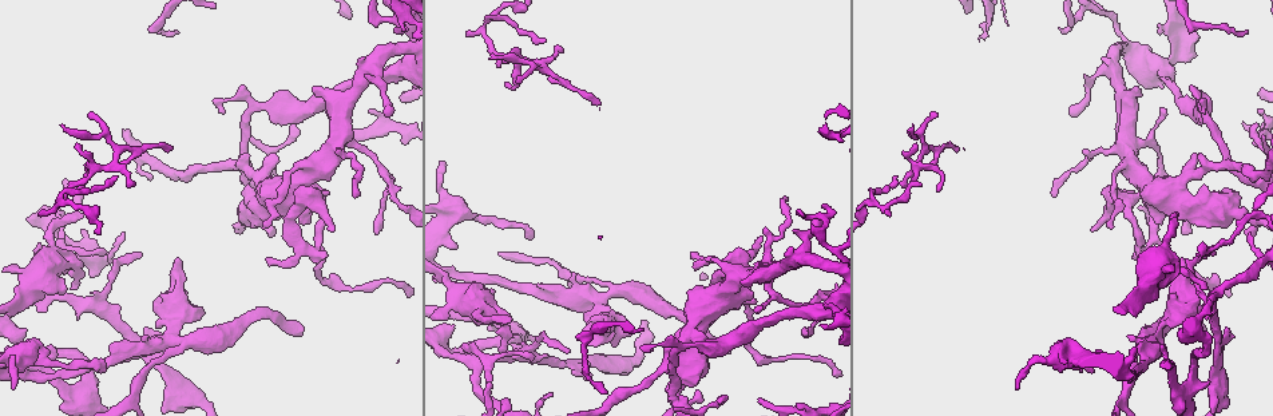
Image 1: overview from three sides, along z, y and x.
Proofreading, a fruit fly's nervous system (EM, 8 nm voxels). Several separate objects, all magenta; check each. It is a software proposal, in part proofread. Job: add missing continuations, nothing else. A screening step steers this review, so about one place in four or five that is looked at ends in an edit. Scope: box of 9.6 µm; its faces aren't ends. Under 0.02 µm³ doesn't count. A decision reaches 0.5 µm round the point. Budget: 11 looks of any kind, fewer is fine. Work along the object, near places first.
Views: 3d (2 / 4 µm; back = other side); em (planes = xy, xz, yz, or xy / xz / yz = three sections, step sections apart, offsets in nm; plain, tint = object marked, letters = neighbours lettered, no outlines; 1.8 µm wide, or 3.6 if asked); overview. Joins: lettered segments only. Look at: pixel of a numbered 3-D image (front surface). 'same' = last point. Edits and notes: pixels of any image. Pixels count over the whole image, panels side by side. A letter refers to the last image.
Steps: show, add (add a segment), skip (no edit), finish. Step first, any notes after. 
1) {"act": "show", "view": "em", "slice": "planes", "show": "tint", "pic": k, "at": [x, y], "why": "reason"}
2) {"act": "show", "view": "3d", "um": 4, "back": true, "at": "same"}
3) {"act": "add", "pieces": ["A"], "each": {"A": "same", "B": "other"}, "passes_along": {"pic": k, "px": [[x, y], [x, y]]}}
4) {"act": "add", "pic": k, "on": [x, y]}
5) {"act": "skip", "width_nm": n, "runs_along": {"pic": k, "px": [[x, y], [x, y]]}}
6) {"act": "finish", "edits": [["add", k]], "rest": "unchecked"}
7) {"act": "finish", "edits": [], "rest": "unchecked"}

{"act": "show", "view": "3d", "um": 4, "pic": 1, "at": [58, 293], "why": "branch stops here"}

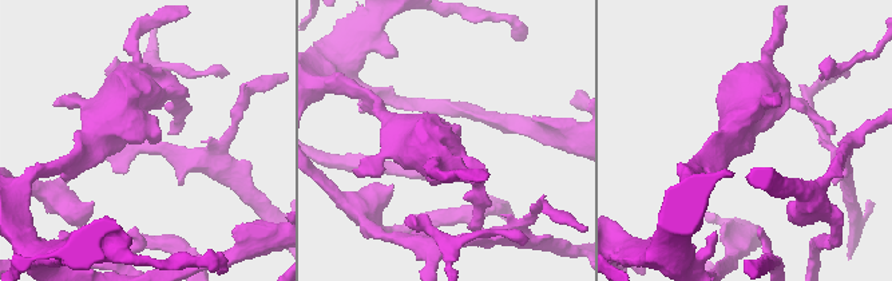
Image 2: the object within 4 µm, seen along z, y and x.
{"act": "show", "view": "em", "slice": "planes", "show": "letters", "pic": 2, "at": [152, 142], "why": "need the tissue"}

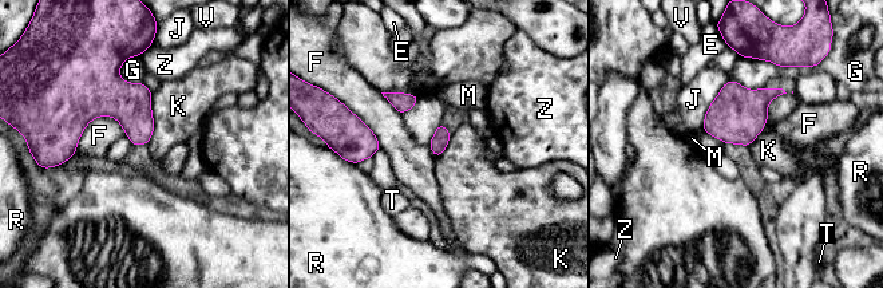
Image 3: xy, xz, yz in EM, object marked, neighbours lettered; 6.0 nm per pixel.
{"act": "skip", "longest_contact_nm": ["K", 400], "each": {"E": "other", "F": "other", "G": "other", "J": "other", "K": "other", "M": "other", "R": "other", "T": "other", "V": "other", "Z": "other"}, "found": "none of them fits"}

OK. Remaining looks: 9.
{"act": "show", "view": "em", "slice": "yz", "step": 4, "show": "tint", "pic": 1, "at": [456, 249], "why": "an open end"}

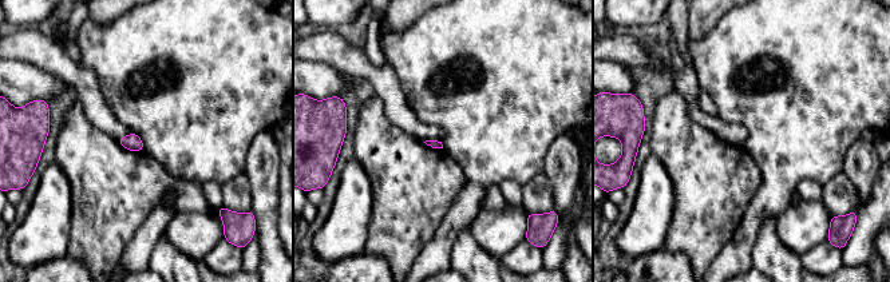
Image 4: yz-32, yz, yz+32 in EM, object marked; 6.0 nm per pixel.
{"act": "show", "view": "em", "slice": "planes", "show": "letters", "at": "same", "why": "another direction"}

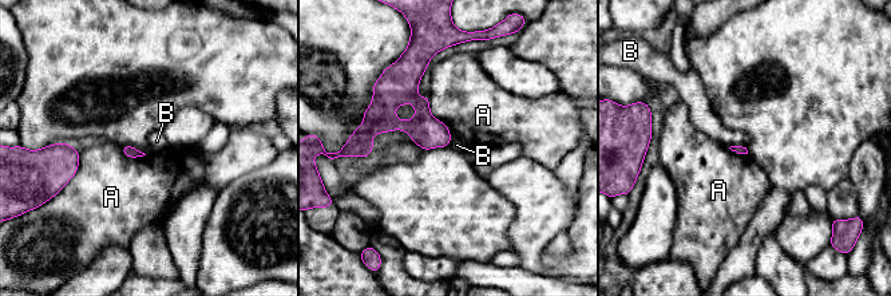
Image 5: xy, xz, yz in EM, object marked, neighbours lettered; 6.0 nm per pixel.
{"act": "skip", "each": {"A": "other", "B": "other"}, "border": {"pic": 5, "px": [[745, 146], [736, 145], [729, 148]]}, "found": "none of them fits"}

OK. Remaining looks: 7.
{"act": "show", "view": "3d", "um": 4, "pic": 1, "at": [916, 174], "why": "closes a loop"}

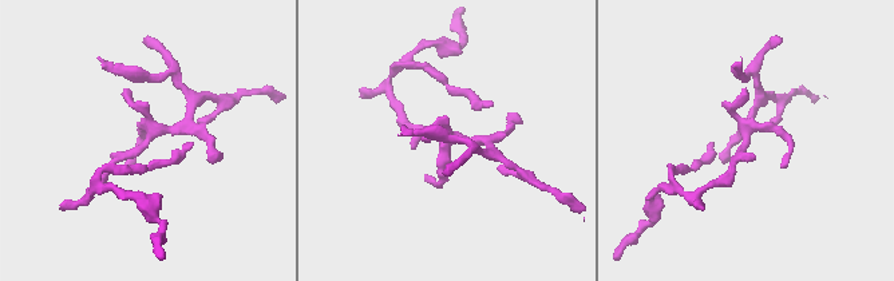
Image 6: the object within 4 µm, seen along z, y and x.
{"act": "show", "view": "em", "slice": "xz", "step": 16, "show": "tint", "pic": 6, "at": [145, 141]}

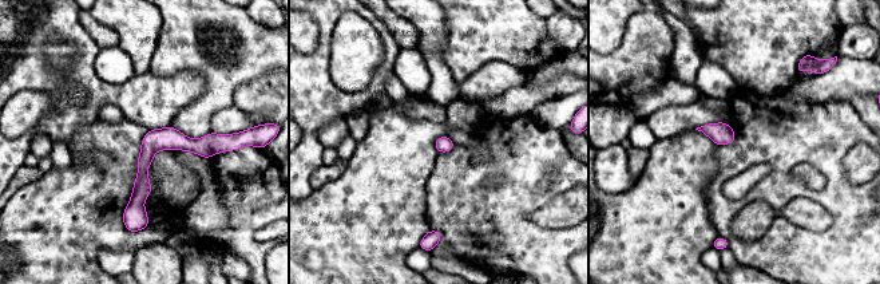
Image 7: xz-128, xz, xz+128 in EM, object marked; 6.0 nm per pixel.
{"act": "show", "view": "em", "slice": "planes", "show": "letters", "at": "same"}

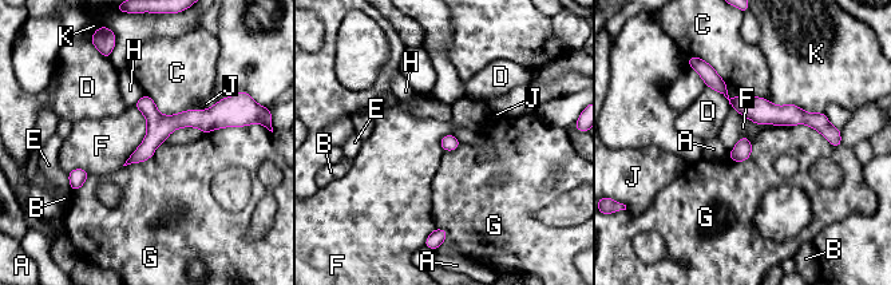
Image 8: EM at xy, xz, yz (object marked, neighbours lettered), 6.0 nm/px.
{"act": "skip", "width_nm": 100, "each": {"A": "other", "B": "other", "C": "other", "D": "other", "E": "other", "F": "other", "G": "other", "H": "other", "J": "other", "K": "other"}, "runs_along": {"pic": 8, "px": [[222, 123], [171, 122], [131, 159]]}, "found": "no lettered segment goes on from it"}

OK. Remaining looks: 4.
{"act": "show", "view": "em", "slice": "planes", "show": "letters", "pic": 1, "at": [729, 353], "why": "long arm stops here"}

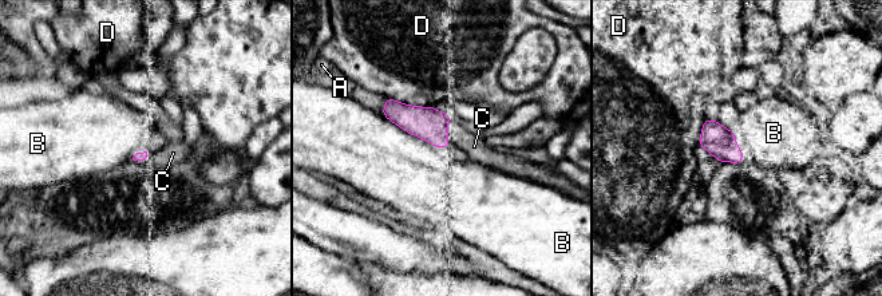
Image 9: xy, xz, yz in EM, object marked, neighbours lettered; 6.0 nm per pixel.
{"act": "add", "pieces": ["C"], "each": {"A": "other", "B": "other", "C": "same", "D": "other"}, "found": "the cell continues"}

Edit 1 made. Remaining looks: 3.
{"act": "show", "view": "overview"}

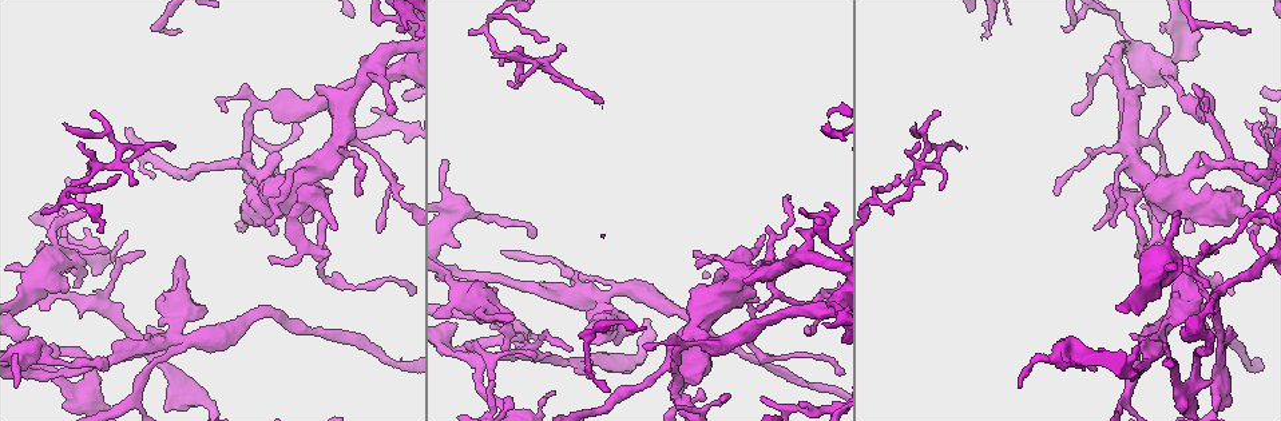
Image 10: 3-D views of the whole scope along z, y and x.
{"act": "show", "view": "em", "slice": "xy", "step": 8, "show": "letters", "pic": 10, "at": [1186, 257], "why": "branch stops here"}

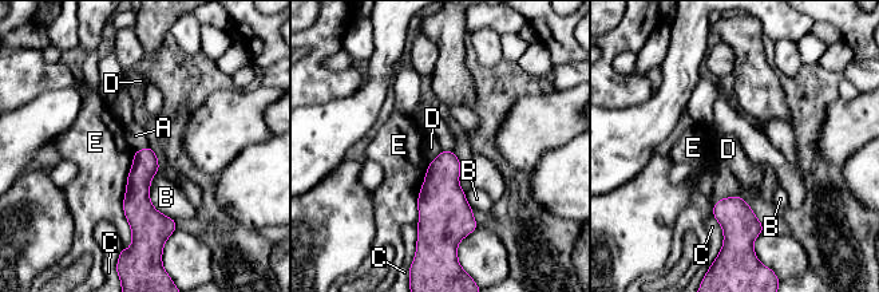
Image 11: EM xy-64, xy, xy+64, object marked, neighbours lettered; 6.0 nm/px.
{"act": "show", "view": "em", "slice": "planes", "show": "letters", "at": "same"}

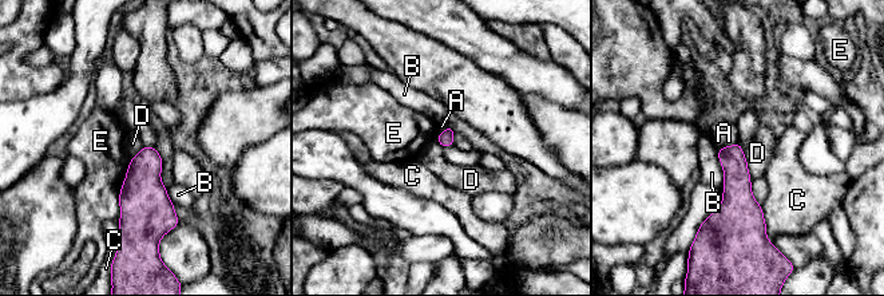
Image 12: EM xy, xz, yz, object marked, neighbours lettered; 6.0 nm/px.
{"act": "skip", "each": {"A": "other", "B": "other", "C": "other", "D": "other", "E": "other"}, "found": "no lettered segment goes on from it"}

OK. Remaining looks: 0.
{"act": "finish", "edits": [["add", 9]], "rest": "unchecked"}

